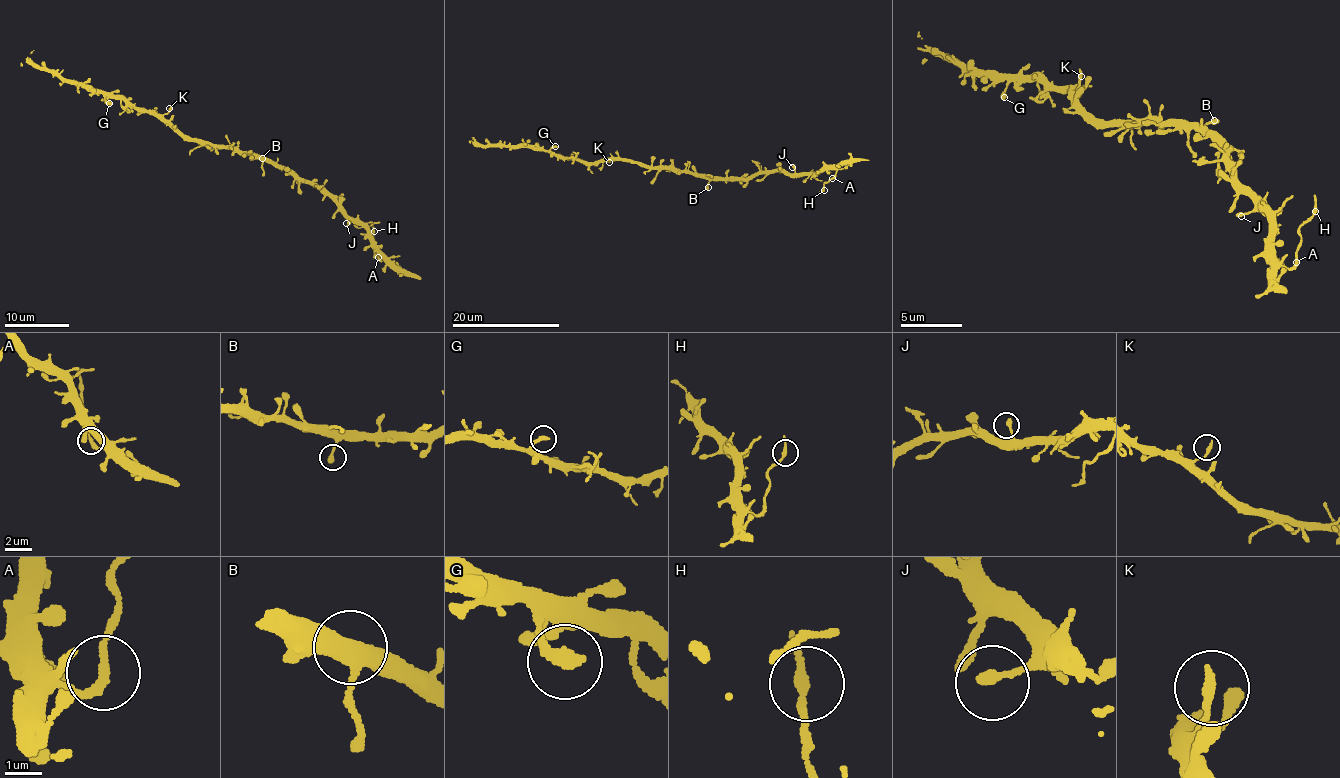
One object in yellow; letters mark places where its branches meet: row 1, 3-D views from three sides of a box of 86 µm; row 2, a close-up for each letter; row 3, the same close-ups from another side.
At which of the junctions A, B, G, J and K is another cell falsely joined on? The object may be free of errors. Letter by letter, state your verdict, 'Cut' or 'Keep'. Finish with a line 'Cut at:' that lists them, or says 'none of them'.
A: Cut
B: Keep
G: Keep
J: Keep
K: Keep
Cut at: A

